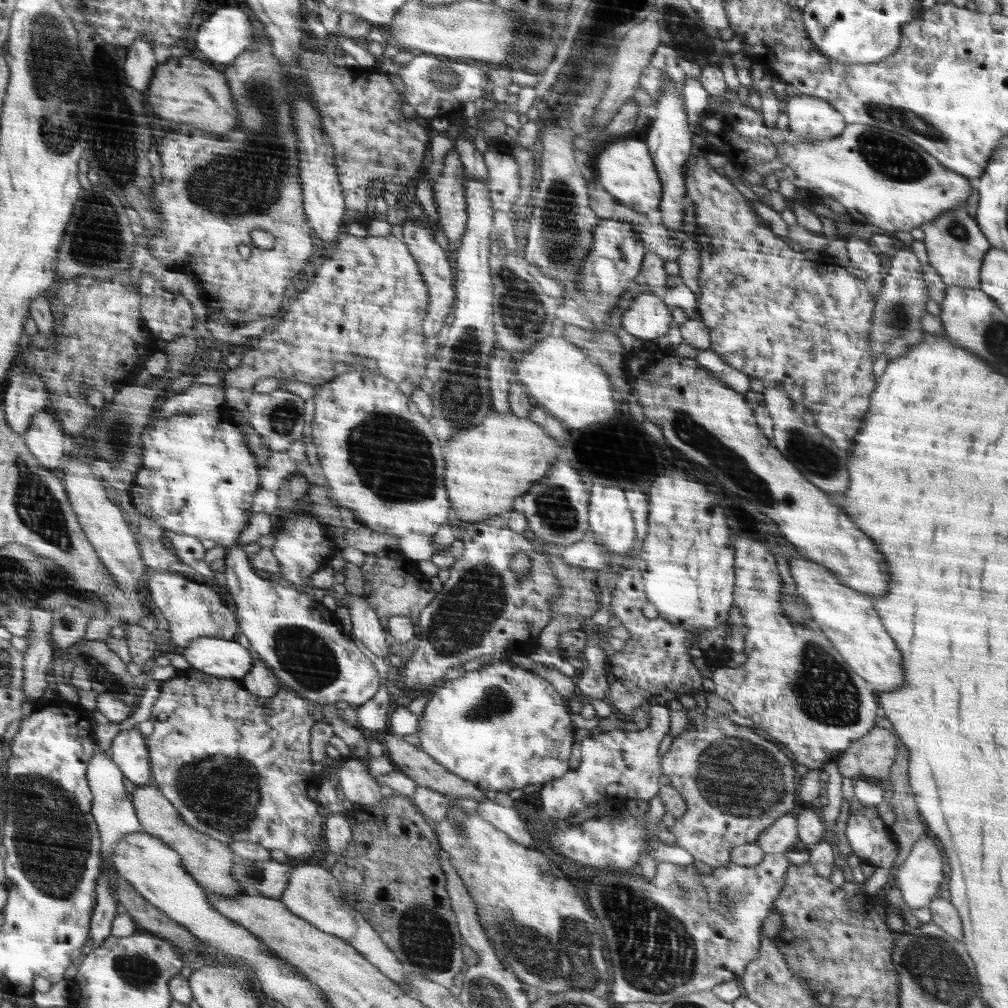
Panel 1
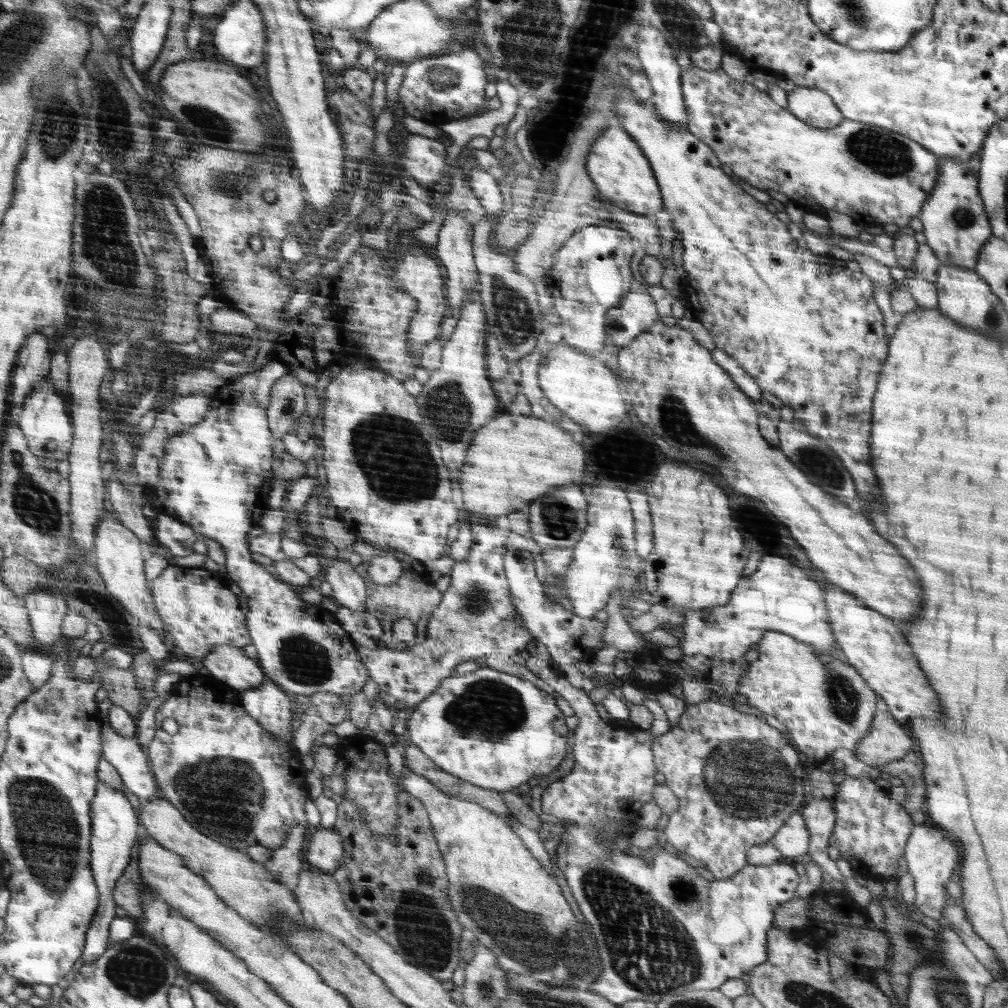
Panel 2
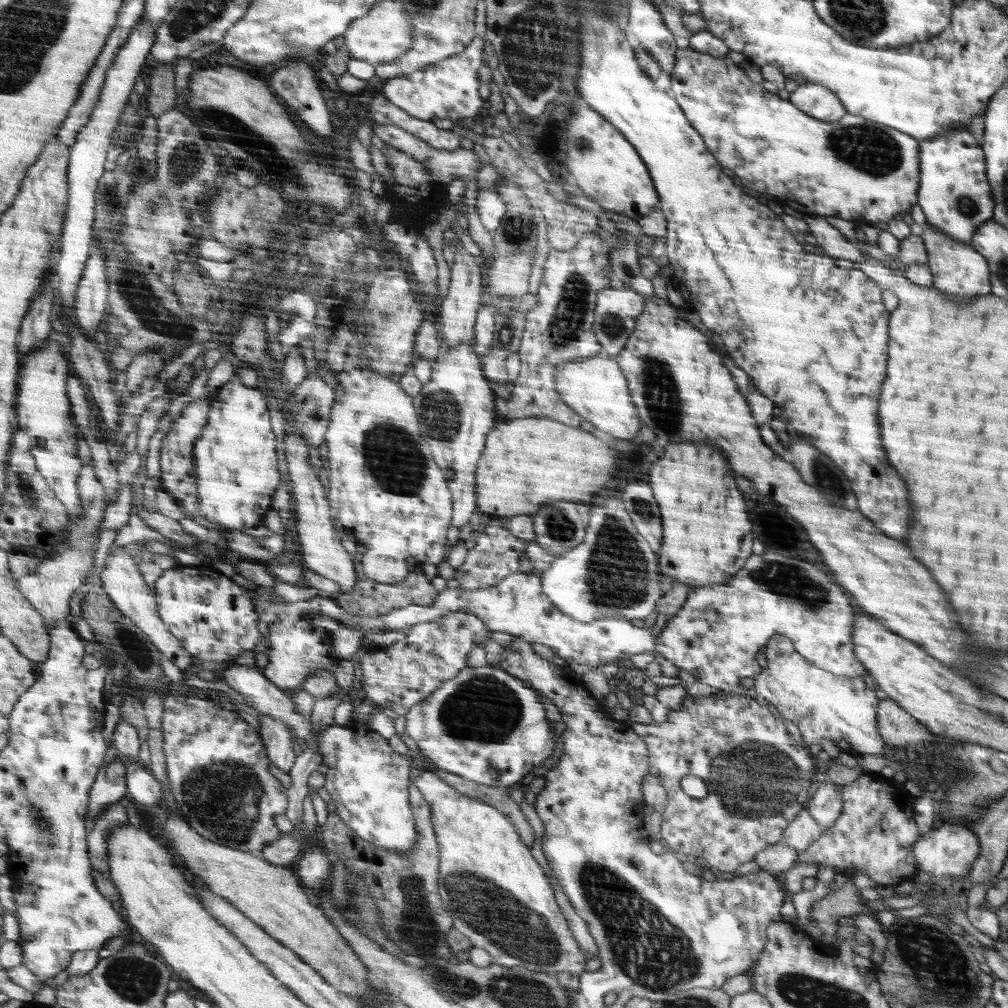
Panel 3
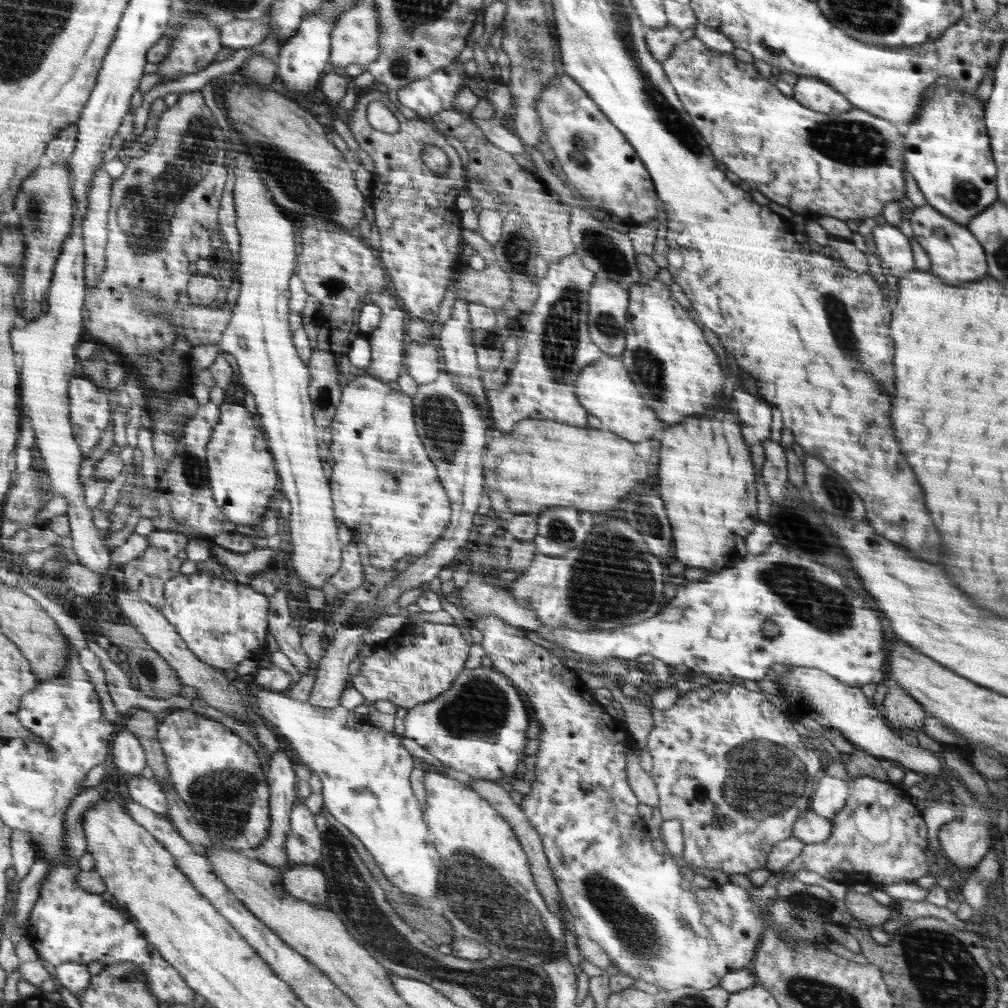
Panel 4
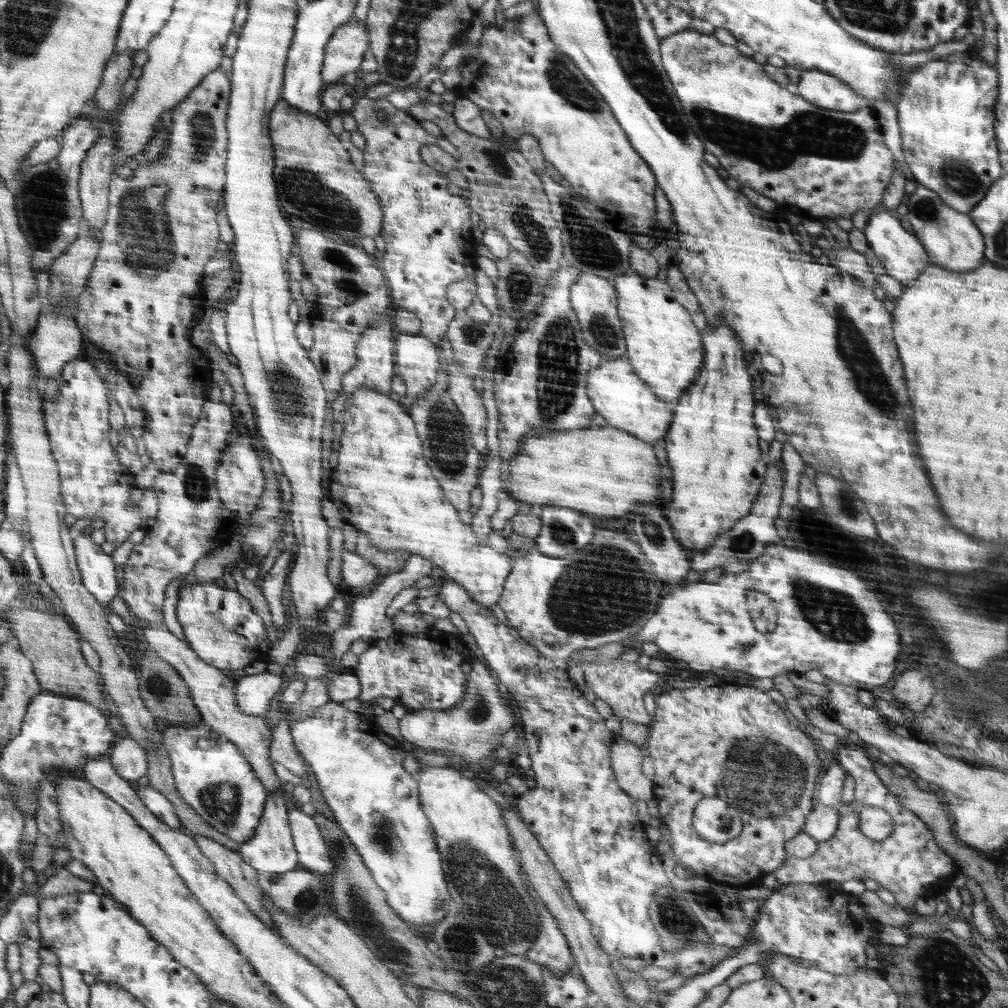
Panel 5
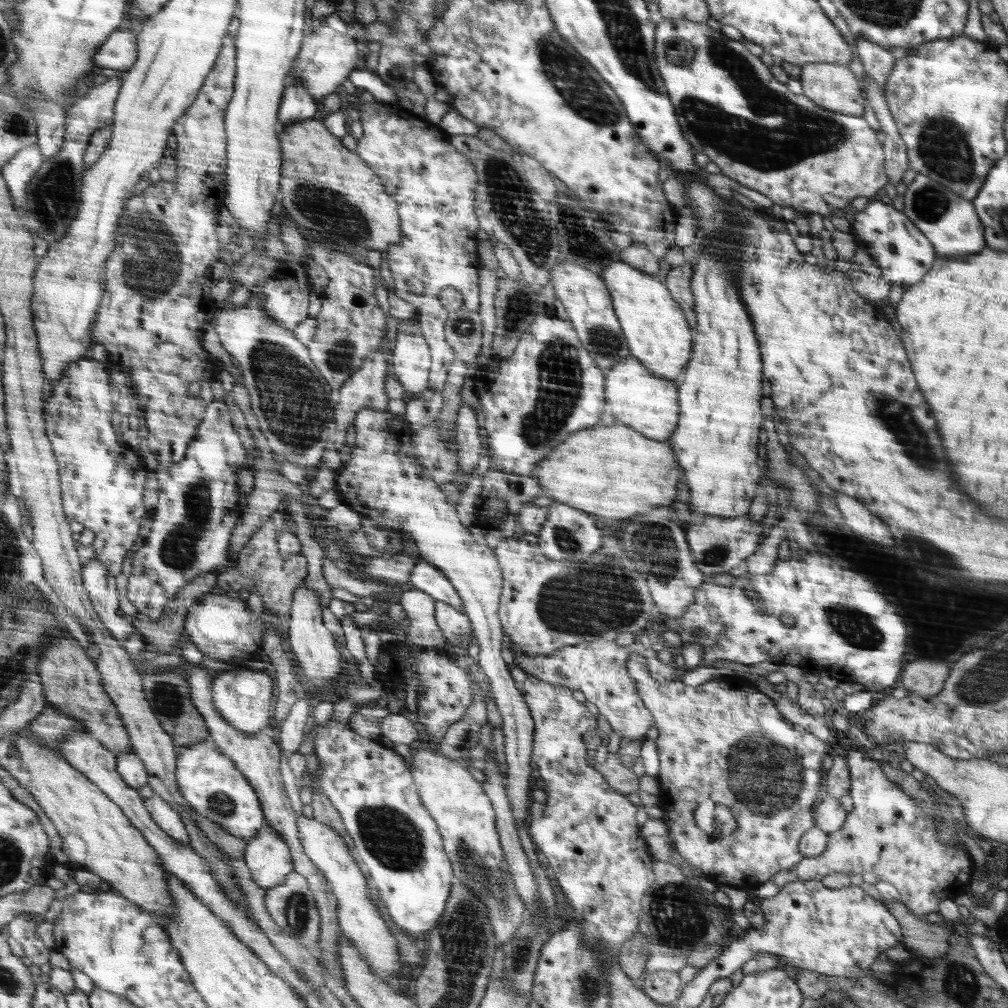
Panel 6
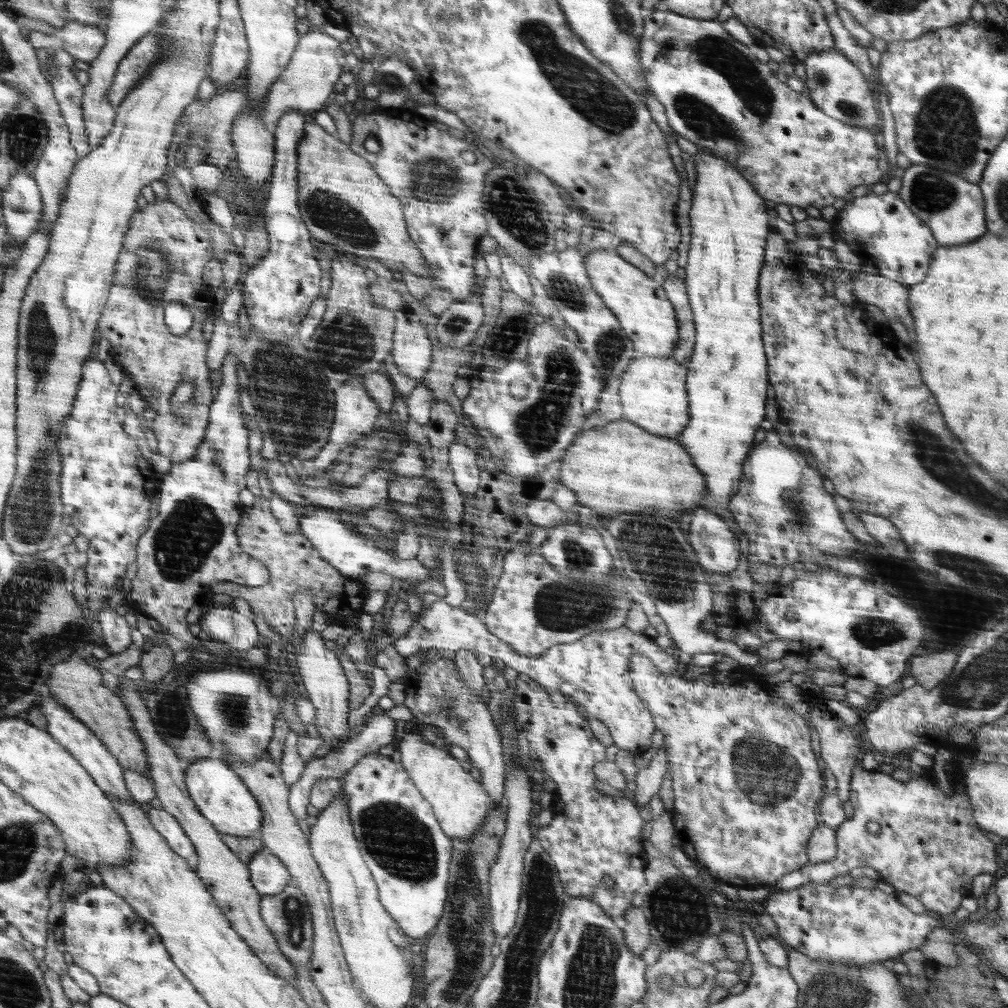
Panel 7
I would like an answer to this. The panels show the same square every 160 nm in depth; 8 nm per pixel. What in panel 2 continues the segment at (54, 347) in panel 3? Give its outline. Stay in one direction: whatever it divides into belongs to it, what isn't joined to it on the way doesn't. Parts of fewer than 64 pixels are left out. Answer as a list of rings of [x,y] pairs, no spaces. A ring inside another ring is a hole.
[[[51,378],[45,380],[31,396],[23,408],[19,410],[20,426],[27,434],[32,452],[40,457],[46,468],[56,471],[62,460],[69,460],[75,439],[75,422],[73,421],[71,408],[66,406],[66,400],[60,396],[60,390],[54,385]]]

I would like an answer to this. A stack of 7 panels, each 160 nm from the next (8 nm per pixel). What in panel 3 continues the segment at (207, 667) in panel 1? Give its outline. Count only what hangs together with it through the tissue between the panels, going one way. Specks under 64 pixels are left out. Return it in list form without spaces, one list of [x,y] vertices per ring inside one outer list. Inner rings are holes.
[[[228,662],[230,666],[222,672],[224,682],[240,694],[244,694],[249,701],[248,704],[255,708],[259,713],[269,714],[272,718],[284,721],[297,738],[302,738],[306,742],[313,734],[311,734],[311,722],[308,716],[304,716],[297,710],[293,699],[284,694],[284,689],[278,688],[273,682],[261,673],[258,668],[247,668],[244,666],[236,666],[233,662]]]

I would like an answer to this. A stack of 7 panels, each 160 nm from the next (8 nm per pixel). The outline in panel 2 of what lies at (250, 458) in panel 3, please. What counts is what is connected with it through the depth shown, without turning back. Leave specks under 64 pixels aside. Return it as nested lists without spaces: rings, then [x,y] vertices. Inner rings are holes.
[[[271,359],[258,371],[240,375],[218,389],[206,416],[192,428],[171,436],[166,444],[165,455],[159,464],[159,482],[146,485],[146,501],[151,502],[158,514],[170,516],[192,528],[196,534],[204,535],[222,545],[226,553],[225,569],[230,578],[242,590],[246,600],[248,632],[252,646],[258,651],[259,667],[268,679],[279,684],[296,700],[304,701],[314,694],[332,692],[337,695],[362,692],[371,674],[356,654],[354,642],[342,624],[322,607],[325,604],[307,604],[298,597],[286,581],[250,558],[246,534],[258,520],[262,520],[268,508],[268,493],[272,488],[272,444],[266,407],[273,384],[287,373],[287,368]]]

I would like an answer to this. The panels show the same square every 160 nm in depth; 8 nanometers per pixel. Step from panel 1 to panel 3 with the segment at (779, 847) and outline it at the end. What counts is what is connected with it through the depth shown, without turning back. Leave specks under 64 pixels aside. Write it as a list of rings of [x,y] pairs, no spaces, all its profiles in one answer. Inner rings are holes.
[[[804,809],[790,821],[783,832],[781,841],[800,852],[806,850],[815,840],[818,840],[824,830],[825,828],[810,816],[807,809]]]

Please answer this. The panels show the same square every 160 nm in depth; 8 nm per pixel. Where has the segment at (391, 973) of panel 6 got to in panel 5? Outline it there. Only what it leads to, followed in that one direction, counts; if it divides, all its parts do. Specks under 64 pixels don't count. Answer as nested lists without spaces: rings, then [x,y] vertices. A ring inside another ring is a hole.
[[[297,805],[290,807],[288,818],[300,867],[319,875],[332,874],[335,871],[335,861],[331,859],[319,823]]]

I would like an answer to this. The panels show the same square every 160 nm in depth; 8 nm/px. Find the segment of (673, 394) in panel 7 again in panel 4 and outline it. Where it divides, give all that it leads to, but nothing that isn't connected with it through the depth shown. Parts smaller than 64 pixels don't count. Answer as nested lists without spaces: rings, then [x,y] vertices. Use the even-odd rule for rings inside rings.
[[[604,355],[596,364],[590,364],[588,368],[580,371],[580,384],[576,384],[576,396],[580,396],[580,404],[588,408],[592,416],[602,420],[602,426],[610,428],[618,436],[628,436],[632,442],[642,442],[652,438],[660,428],[660,420],[654,416],[654,412],[648,408],[642,393],[636,388],[635,381],[631,379],[621,355]]]

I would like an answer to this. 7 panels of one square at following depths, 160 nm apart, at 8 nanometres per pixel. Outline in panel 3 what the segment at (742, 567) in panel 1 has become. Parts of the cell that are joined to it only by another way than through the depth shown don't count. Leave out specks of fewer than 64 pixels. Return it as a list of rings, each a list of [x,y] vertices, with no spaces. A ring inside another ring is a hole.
[[[776,635],[768,642],[765,649],[764,654],[768,659],[768,666],[758,676],[754,677],[753,689],[760,699],[768,704],[774,704],[786,720],[796,724],[796,728],[802,734],[803,740],[801,742],[808,746],[810,744],[820,745],[822,738],[829,738],[838,748],[842,748],[854,756],[870,753],[889,757],[888,753],[891,751],[883,737],[879,735],[881,700],[880,692],[876,692],[878,689],[876,686],[872,688],[872,684],[868,684],[868,680],[860,677],[838,676],[836,673],[828,672],[826,669],[808,662],[806,658],[796,652],[792,640],[784,635]]]

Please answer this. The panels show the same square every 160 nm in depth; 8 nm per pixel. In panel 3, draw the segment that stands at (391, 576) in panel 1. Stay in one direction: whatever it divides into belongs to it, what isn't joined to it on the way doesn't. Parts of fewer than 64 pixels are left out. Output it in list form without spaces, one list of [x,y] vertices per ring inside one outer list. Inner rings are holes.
[[[411,558],[407,562],[407,576],[402,583],[395,584],[381,584],[368,579],[363,573],[360,566],[356,567],[357,580],[354,589],[350,589],[348,593],[341,595],[335,604],[339,604],[340,608],[344,608],[348,612],[353,612],[358,616],[373,616],[377,617],[385,615],[387,612],[395,608],[404,608],[410,605],[430,606],[434,605],[434,601],[438,597],[438,590],[432,587],[428,578],[424,575],[422,567],[424,563]]]

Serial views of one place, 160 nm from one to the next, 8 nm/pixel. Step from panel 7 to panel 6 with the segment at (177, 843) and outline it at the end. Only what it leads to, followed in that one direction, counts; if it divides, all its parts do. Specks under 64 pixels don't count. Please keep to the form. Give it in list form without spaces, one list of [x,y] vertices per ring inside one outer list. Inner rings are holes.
[[[153,795],[150,798],[144,798],[146,808],[151,814],[152,820],[163,829],[168,836],[174,837],[180,844],[190,844],[190,837],[184,830],[184,822],[180,820],[180,815],[163,798]]]

